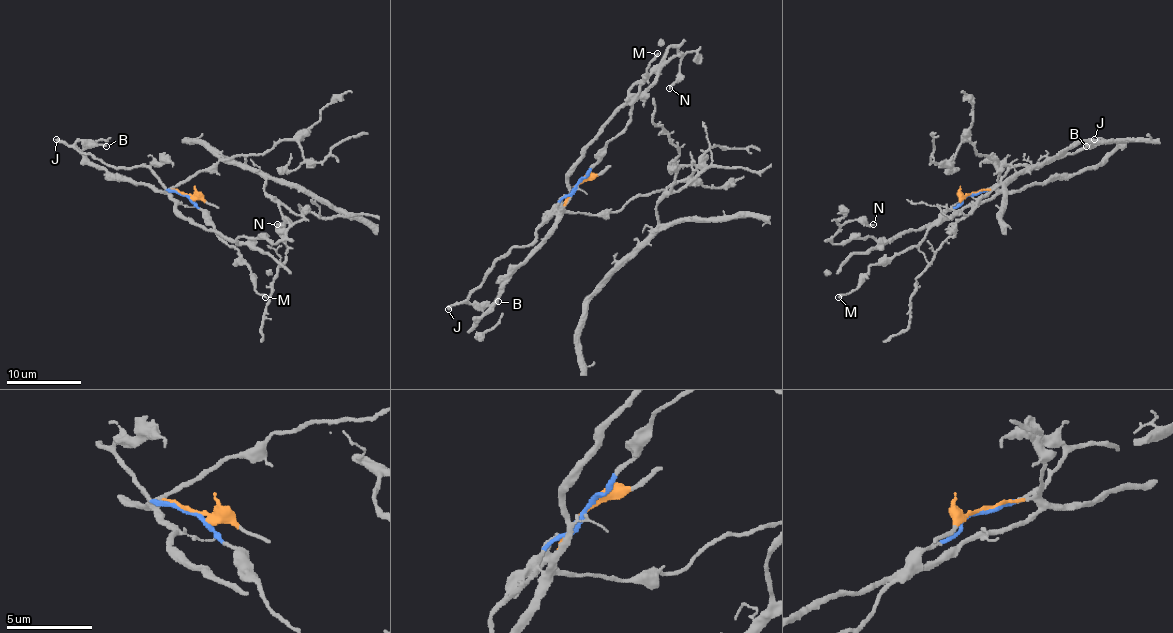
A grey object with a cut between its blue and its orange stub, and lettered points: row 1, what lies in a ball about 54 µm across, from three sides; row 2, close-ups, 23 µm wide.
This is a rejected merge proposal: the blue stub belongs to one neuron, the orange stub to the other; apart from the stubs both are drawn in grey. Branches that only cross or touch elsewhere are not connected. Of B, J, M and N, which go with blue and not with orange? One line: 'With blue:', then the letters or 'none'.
With blue: B, J, M

